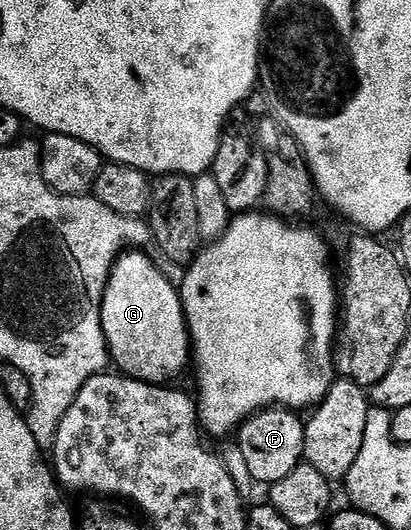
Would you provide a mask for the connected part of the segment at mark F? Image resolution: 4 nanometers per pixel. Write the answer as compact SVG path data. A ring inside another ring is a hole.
M271 407L249 416L236 432L235 441L243 449L254 484L272 485L283 481L303 461L305 423L297 415L300 414L293 409Z

